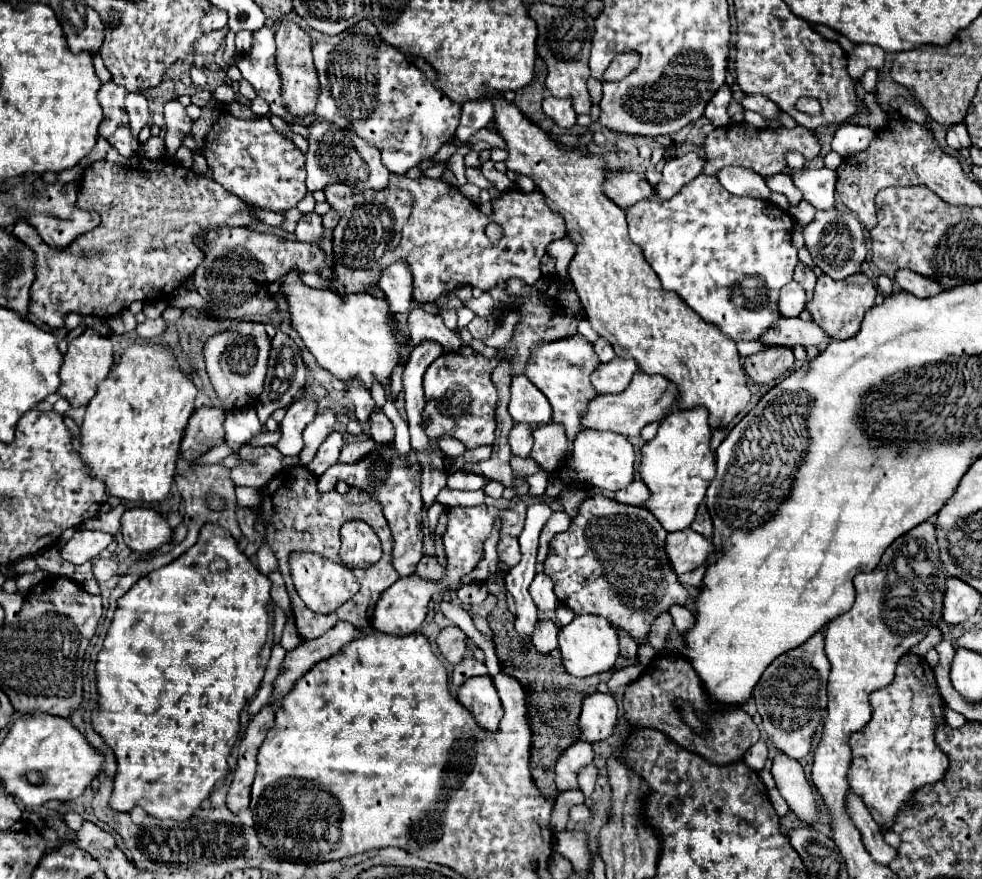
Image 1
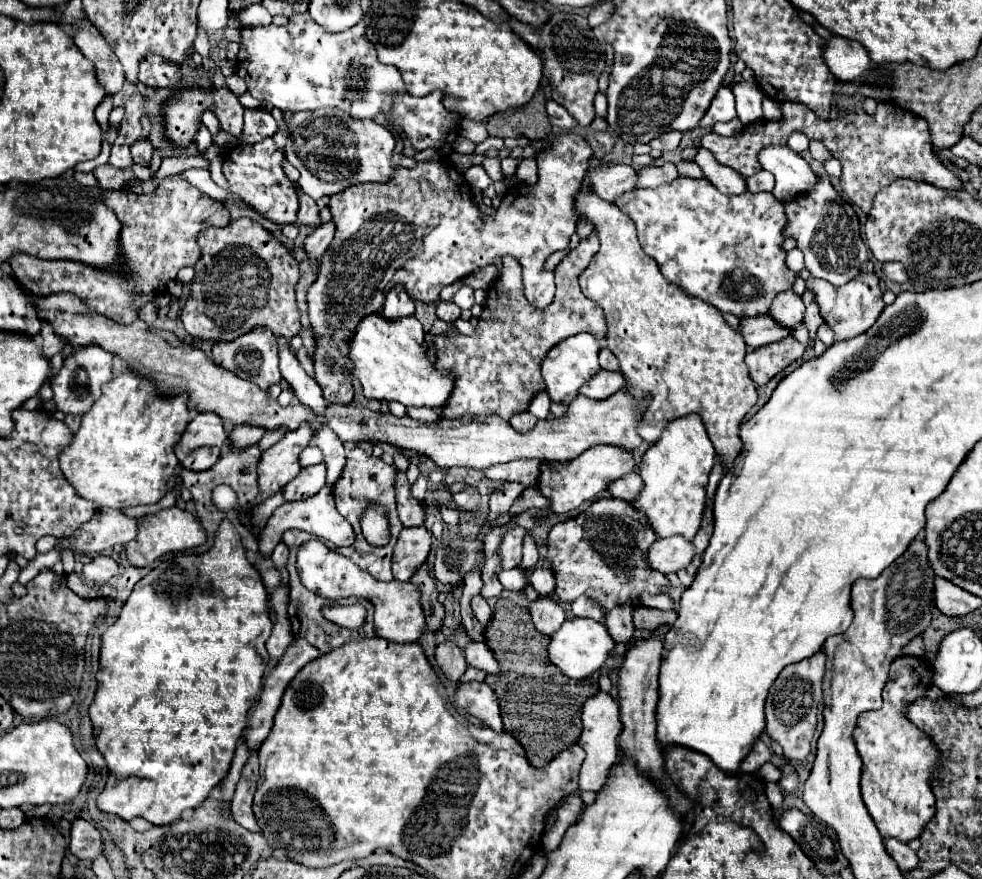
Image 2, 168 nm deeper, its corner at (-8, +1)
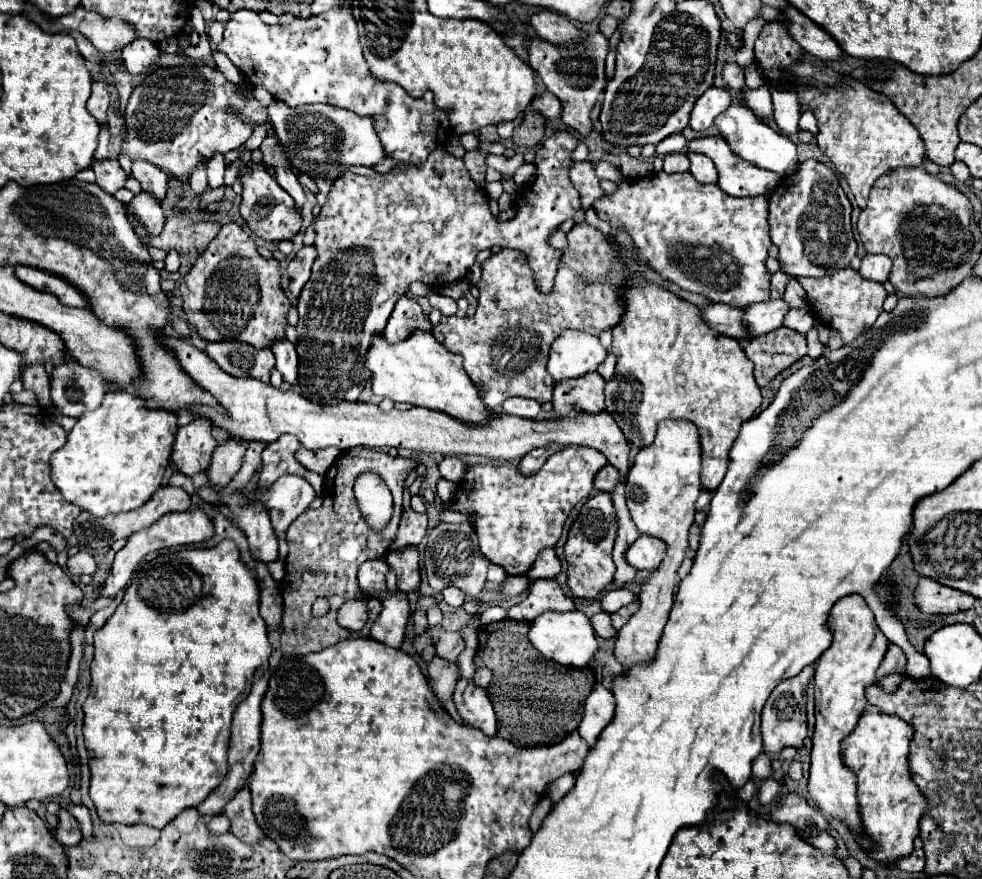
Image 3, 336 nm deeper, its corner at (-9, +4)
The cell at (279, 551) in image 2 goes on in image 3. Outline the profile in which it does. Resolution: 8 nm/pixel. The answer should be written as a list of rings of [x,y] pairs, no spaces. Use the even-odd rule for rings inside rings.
[[[284,475],[274,485],[270,485],[270,489],[256,491],[254,499],[266,505],[276,535],[282,535],[288,531],[288,525],[304,509],[310,507],[314,497],[316,497],[316,491],[304,477]]]

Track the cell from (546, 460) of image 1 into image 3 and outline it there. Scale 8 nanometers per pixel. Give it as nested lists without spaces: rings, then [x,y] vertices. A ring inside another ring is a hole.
[[[588,373],[586,377],[570,381],[558,381],[551,400],[558,419],[574,417],[580,411],[600,413],[604,409],[604,385],[606,381],[598,373]]]

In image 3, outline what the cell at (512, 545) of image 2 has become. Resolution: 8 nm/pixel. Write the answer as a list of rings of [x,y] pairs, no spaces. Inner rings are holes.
[[[570,445],[548,457],[534,475],[522,475],[518,463],[468,463],[454,497],[442,503],[442,507],[474,517],[480,551],[488,561],[500,565],[506,575],[526,575],[538,551],[558,543],[570,509],[592,491],[592,481],[606,463],[600,451],[578,445]]]

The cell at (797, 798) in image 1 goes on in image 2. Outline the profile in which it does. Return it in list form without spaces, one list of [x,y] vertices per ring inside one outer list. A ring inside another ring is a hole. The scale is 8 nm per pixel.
[[[791,772],[791,774],[783,776],[783,778],[779,780],[779,786],[781,786],[785,792],[797,790],[797,786],[799,786],[799,774],[797,774],[797,772]]]

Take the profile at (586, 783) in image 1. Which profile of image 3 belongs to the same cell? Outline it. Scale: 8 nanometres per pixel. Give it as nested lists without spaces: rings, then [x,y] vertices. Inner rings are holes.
[[[598,685],[592,689],[584,703],[584,717],[578,727],[580,735],[586,739],[588,745],[594,745],[602,729],[612,721],[614,717],[614,695],[604,685]]]

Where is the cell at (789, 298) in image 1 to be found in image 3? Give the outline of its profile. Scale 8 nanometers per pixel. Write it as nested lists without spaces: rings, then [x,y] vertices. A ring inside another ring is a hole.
[[[768,299],[768,301],[760,301],[756,305],[748,305],[744,309],[744,317],[742,317],[748,339],[778,329],[778,325],[784,323],[784,315],[786,315],[788,307],[790,305],[784,299]]]

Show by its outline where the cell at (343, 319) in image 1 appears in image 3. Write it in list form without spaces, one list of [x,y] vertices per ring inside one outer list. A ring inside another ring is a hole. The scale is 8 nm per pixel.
[[[414,331],[398,345],[390,345],[382,335],[376,335],[366,355],[366,367],[372,371],[374,395],[442,411],[462,423],[480,425],[496,413],[484,405],[478,387],[470,381],[462,367],[462,357],[442,347],[442,343],[438,343],[432,333]]]

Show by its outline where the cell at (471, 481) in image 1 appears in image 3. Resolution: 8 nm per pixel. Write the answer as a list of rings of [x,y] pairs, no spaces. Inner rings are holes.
[[[440,479],[438,485],[436,485],[436,495],[440,497],[440,501],[448,501],[456,491],[456,485],[452,481],[446,481],[446,479]]]

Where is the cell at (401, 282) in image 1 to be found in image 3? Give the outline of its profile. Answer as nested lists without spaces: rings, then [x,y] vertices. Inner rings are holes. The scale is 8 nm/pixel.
[[[400,297],[390,319],[388,319],[388,325],[384,329],[384,337],[386,341],[392,341],[392,343],[398,343],[398,341],[404,341],[408,337],[408,333],[412,333],[414,329],[422,329],[422,331],[432,331],[432,323],[430,319],[422,313],[420,305],[410,299],[410,297]]]

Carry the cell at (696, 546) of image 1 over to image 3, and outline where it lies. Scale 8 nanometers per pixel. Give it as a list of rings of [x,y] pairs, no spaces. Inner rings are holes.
[[[640,535],[632,543],[632,547],[628,547],[624,553],[628,565],[632,565],[634,569],[648,569],[648,571],[658,569],[664,555],[666,555],[666,545],[650,535]]]

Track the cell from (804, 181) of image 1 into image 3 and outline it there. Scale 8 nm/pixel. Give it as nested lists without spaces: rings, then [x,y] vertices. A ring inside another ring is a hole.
[[[730,103],[730,107],[720,113],[714,121],[718,127],[720,135],[728,141],[734,153],[738,153],[742,159],[752,161],[754,165],[762,169],[770,169],[778,173],[780,177],[786,177],[798,169],[798,155],[796,155],[796,145],[782,133],[776,133],[772,127],[768,127],[762,119],[758,119],[752,109],[744,103]]]

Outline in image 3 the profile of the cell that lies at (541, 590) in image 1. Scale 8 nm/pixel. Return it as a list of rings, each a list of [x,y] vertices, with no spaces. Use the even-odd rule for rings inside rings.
[[[546,547],[542,549],[542,553],[538,553],[538,559],[534,561],[534,565],[526,575],[528,579],[536,581],[536,579],[554,579],[558,573],[560,573],[560,559],[554,547]]]

